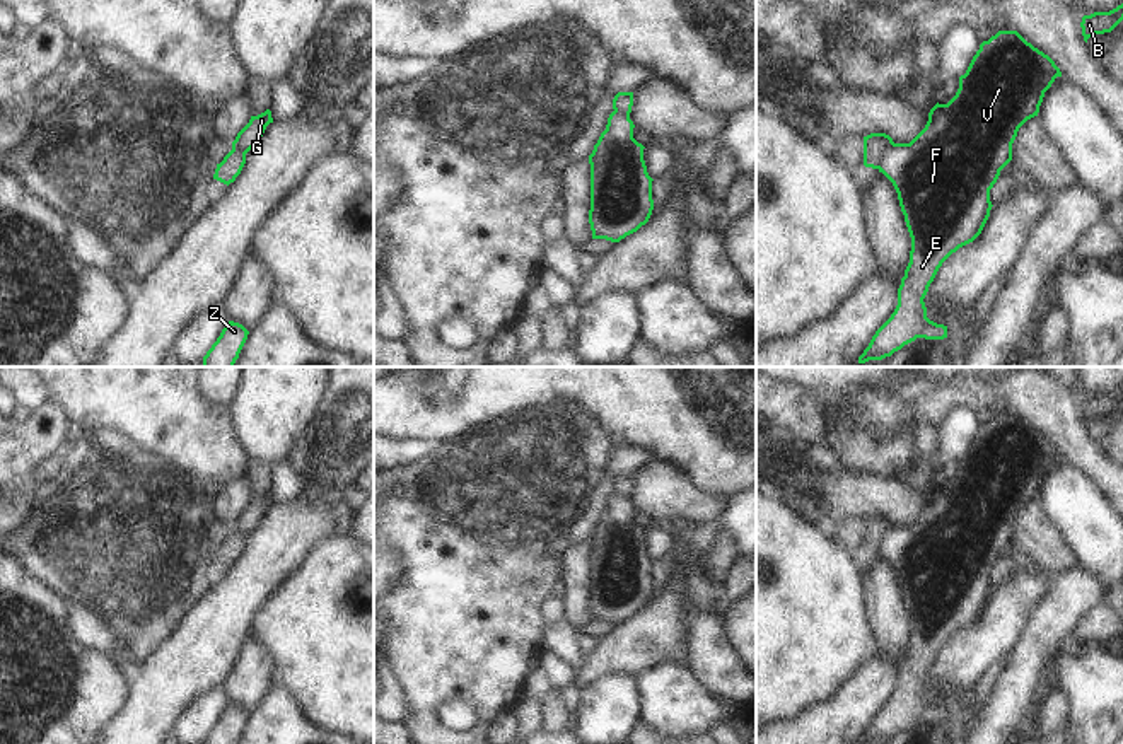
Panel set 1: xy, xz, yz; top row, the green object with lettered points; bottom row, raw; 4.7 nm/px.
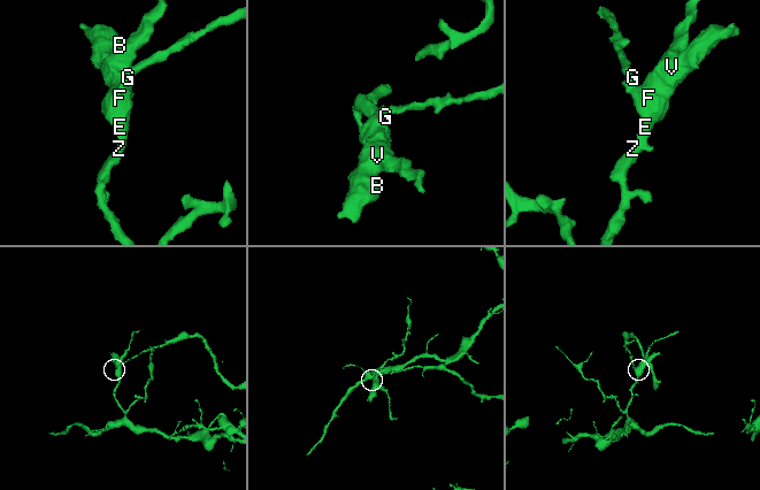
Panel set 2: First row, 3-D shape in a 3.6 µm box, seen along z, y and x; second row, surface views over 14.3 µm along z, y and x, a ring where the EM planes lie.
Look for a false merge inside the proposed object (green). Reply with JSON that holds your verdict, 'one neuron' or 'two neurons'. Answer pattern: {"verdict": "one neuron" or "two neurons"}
{"verdict": "two neurons"}

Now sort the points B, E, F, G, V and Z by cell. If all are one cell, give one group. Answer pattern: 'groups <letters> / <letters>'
groups B E F V Z / G

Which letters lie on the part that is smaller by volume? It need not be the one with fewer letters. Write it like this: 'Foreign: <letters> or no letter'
Foreign: G

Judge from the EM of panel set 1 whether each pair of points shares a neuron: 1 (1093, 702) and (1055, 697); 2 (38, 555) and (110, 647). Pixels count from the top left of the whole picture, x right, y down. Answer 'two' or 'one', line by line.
1: two
2: two

